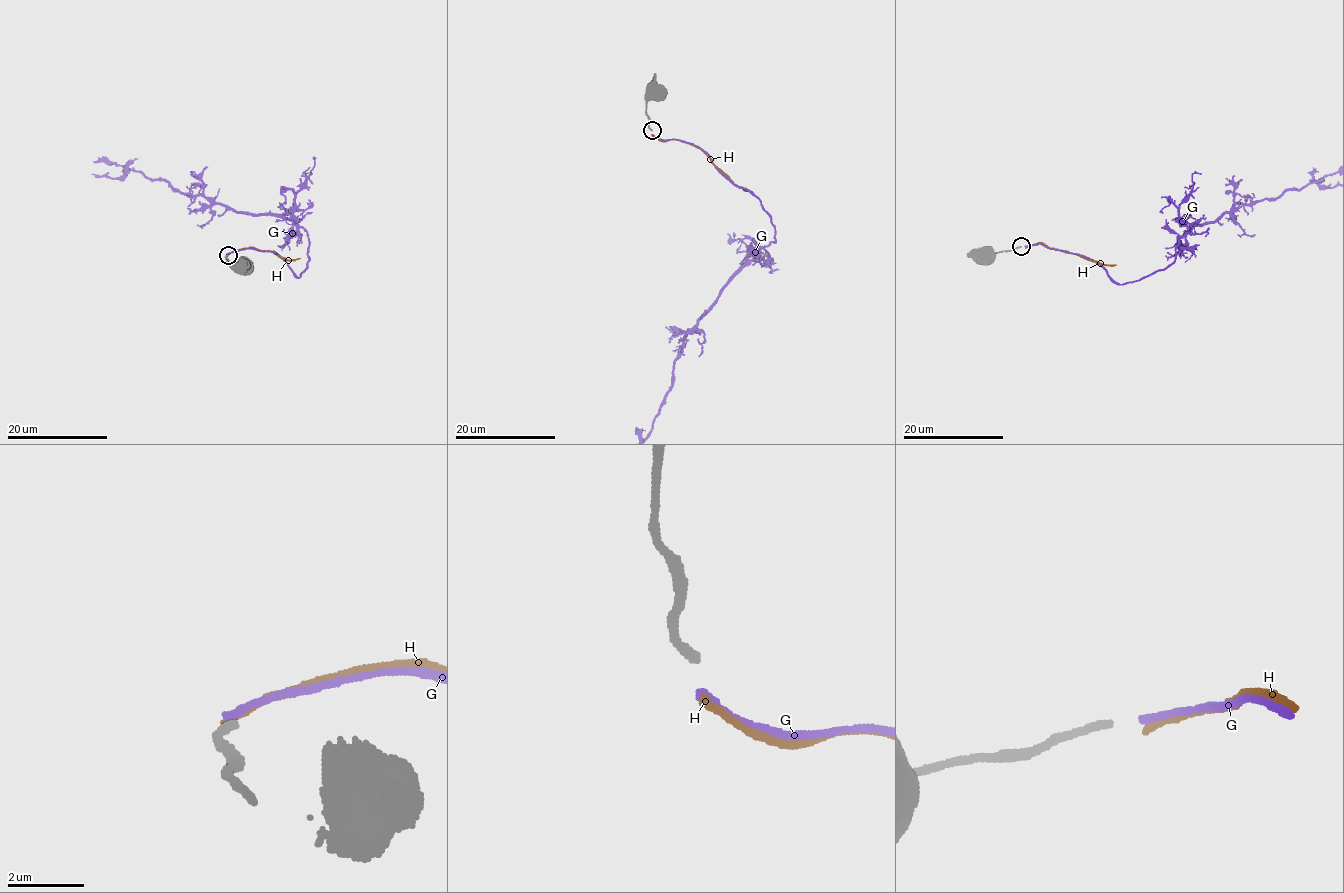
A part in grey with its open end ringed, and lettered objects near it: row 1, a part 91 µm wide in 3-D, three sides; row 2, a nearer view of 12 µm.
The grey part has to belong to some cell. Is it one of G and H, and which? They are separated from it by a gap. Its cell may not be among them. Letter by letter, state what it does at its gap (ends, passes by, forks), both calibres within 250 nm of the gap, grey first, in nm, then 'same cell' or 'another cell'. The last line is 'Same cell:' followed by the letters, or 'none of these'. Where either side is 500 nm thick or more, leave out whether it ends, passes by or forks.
G: it ends | 200/200 nm | same cell
H: it ends | 200/200 nm | another cell
Same cell: G

